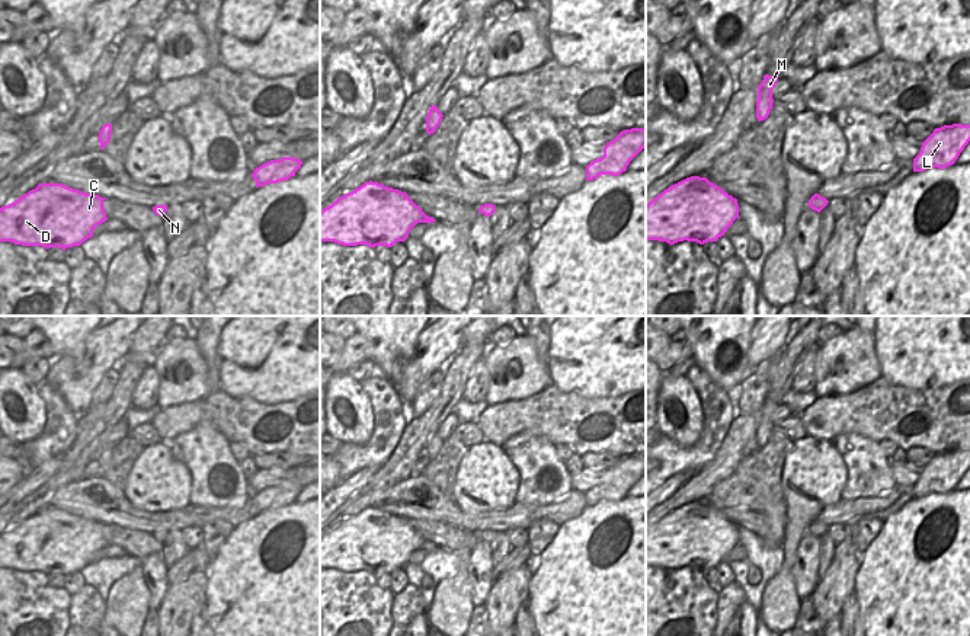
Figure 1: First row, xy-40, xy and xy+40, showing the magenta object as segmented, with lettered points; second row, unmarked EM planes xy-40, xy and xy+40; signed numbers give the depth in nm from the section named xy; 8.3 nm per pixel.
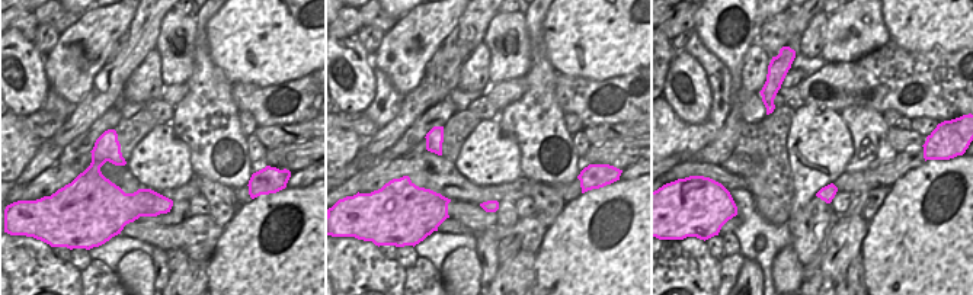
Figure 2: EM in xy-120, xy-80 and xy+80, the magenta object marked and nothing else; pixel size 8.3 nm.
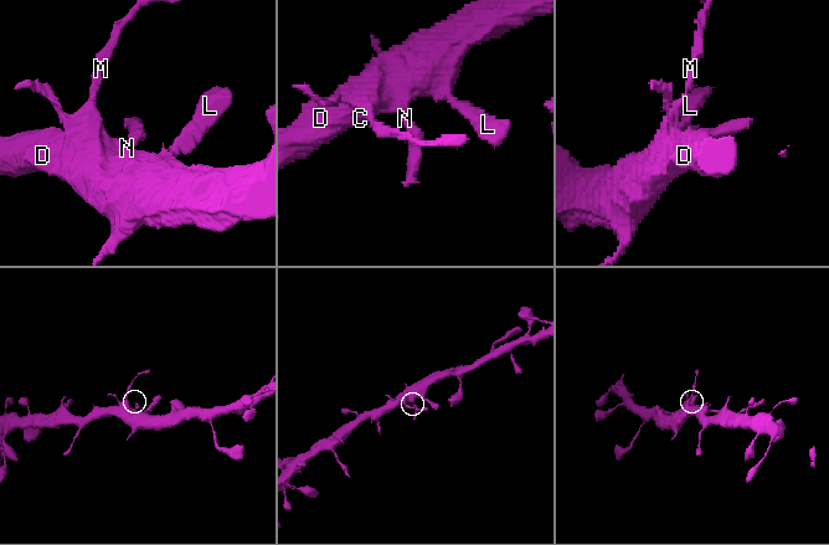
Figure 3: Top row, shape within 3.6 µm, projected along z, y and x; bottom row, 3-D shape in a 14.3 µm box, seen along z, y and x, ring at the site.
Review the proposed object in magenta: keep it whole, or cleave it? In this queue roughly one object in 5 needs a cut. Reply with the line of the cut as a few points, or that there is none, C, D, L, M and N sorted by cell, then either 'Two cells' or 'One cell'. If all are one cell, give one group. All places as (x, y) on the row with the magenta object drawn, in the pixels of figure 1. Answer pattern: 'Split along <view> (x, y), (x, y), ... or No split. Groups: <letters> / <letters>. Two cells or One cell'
No split. Groups: C D L M N. One cell

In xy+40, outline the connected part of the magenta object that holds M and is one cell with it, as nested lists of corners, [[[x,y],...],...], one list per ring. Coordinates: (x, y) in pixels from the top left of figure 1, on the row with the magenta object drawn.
[[[765,74],[762,83],[758,86],[756,118],[759,122],[766,119],[772,109],[772,89],[775,87],[777,82],[777,76]]]

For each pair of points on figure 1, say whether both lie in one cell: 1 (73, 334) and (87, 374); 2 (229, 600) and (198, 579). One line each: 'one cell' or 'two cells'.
1: two cells
2: two cells

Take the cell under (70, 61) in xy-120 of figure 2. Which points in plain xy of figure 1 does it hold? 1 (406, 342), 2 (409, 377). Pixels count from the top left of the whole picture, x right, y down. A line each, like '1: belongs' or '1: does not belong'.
1: does not belong
2: belongs

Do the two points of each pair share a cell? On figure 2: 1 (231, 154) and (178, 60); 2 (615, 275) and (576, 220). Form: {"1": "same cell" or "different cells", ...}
{"1": "different cells", "2": "same cell"}

